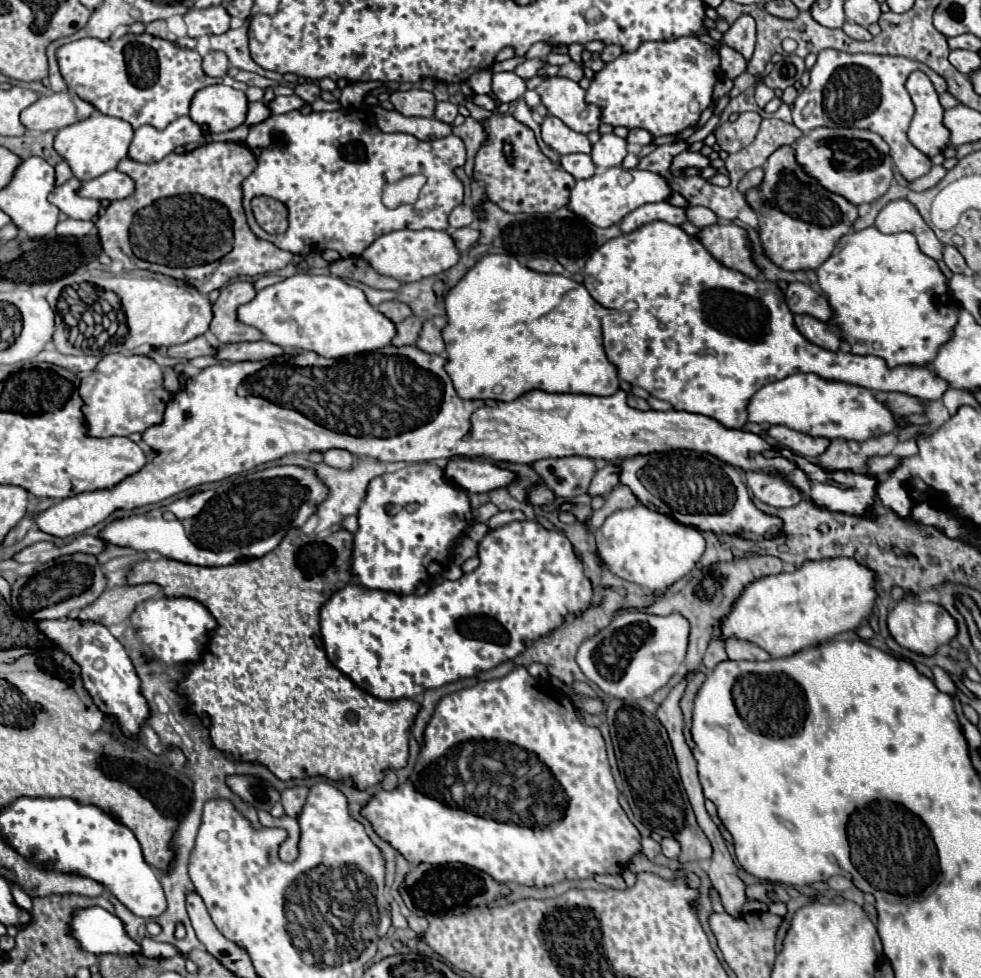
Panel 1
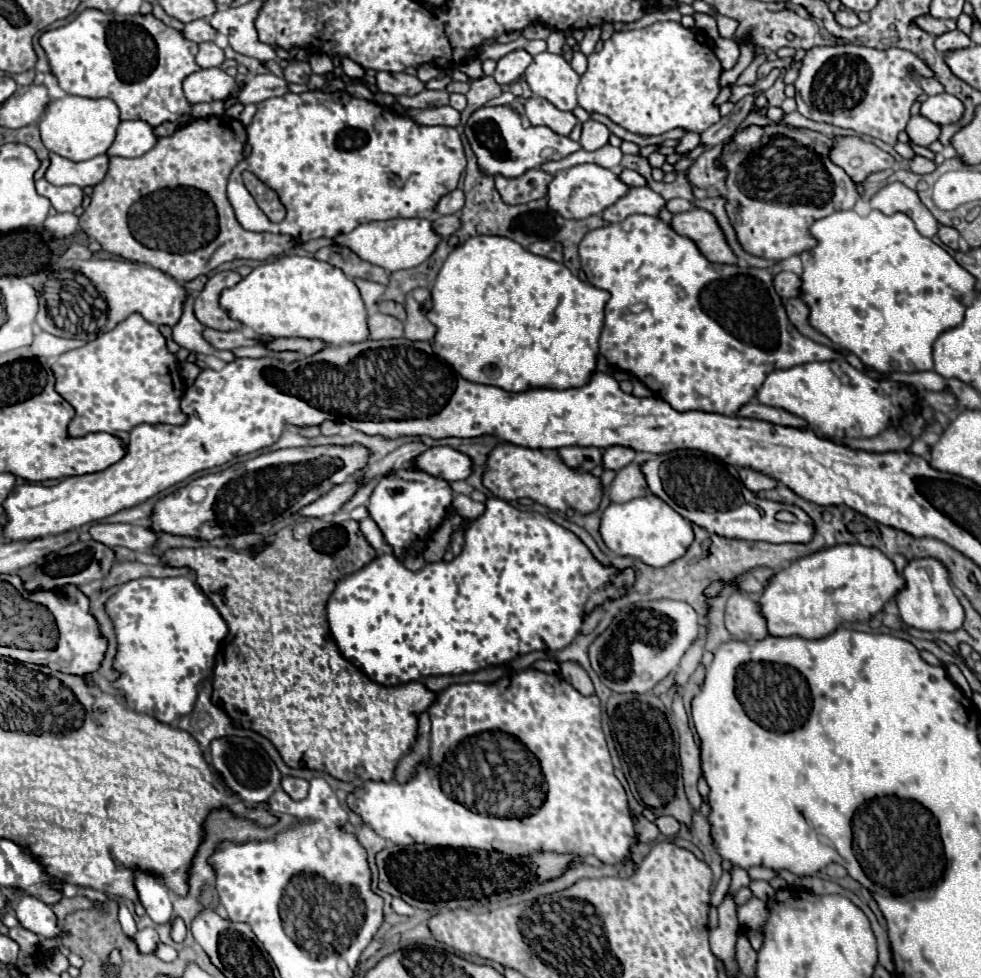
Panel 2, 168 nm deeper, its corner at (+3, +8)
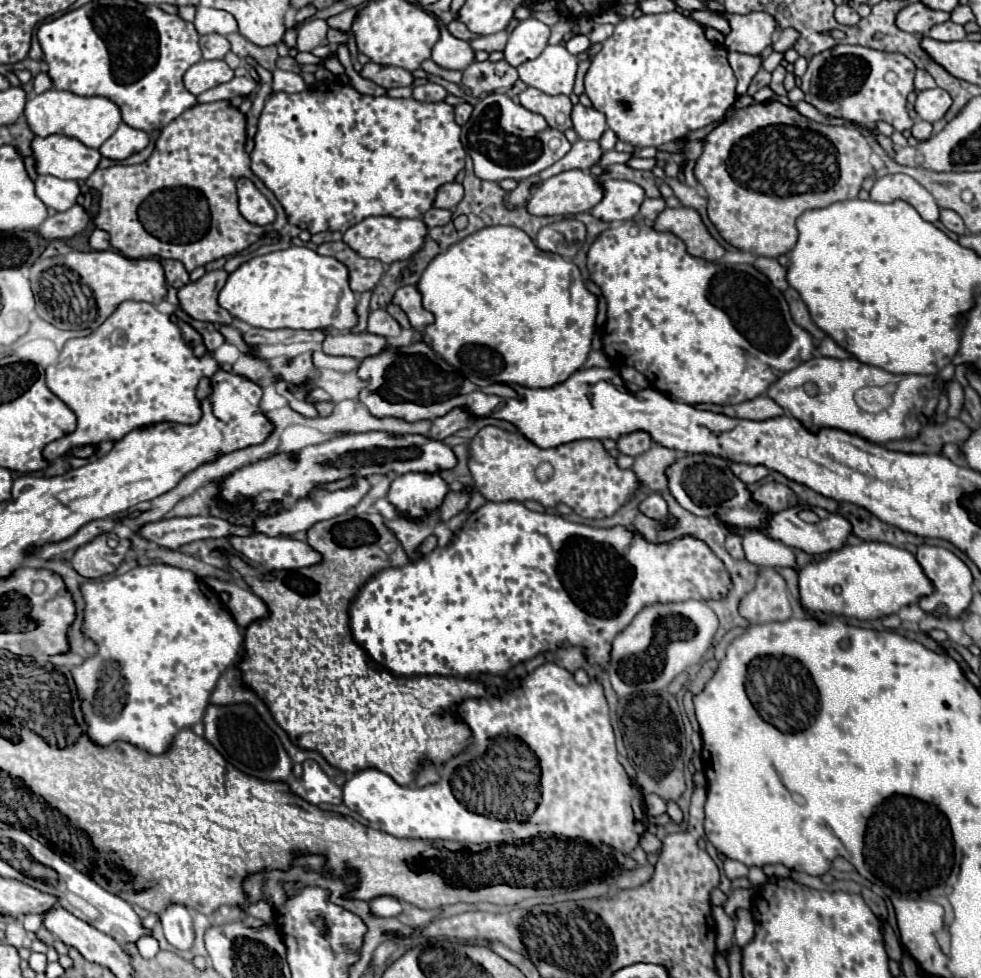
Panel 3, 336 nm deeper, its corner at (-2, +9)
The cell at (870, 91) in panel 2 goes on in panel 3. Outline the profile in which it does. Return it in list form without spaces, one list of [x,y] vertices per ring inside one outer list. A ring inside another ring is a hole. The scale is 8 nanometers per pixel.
[[[837,44],[809,60],[807,72],[801,78],[801,86],[807,86],[807,102],[825,116],[845,118],[865,126],[887,122],[897,132],[903,132],[905,128],[913,126],[913,120],[907,112],[907,96],[915,92],[915,70],[915,64],[905,54]]]

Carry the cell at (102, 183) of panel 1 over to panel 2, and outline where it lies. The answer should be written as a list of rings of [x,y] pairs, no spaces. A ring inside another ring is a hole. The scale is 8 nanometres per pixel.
[[[50,153],[50,167],[46,169],[46,175],[44,179],[50,181],[52,185],[78,185],[78,187],[88,187],[88,185],[96,185],[104,179],[108,171],[108,155],[96,155],[96,159],[86,159],[86,161],[70,161],[70,159],[64,159],[56,153]]]

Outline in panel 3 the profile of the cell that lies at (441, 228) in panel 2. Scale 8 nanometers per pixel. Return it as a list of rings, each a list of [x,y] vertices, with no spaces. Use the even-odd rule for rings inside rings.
[[[431,208],[425,216],[423,216],[423,222],[429,226],[429,228],[435,228],[435,226],[445,226],[449,224],[453,218],[451,210],[437,210],[437,208]]]

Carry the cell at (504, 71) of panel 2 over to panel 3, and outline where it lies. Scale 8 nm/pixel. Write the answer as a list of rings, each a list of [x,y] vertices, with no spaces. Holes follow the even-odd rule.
[[[535,18],[519,22],[513,28],[509,42],[503,50],[505,62],[513,68],[519,68],[523,62],[537,58],[547,46],[547,38],[549,38],[549,26],[545,26],[543,22]]]

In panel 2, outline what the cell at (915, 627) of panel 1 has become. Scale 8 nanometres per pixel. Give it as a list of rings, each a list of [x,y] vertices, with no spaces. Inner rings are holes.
[[[912,559],[904,569],[906,589],[896,595],[900,617],[906,625],[922,631],[956,631],[962,627],[964,609],[954,595],[954,589],[948,579],[948,569],[938,559]]]

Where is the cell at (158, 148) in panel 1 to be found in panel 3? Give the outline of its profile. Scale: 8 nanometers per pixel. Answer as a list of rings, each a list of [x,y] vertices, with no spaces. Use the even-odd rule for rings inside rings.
[[[121,122],[117,132],[99,148],[99,152],[111,160],[127,160],[135,152],[141,152],[147,144],[149,144],[147,132],[131,128],[125,122]]]

